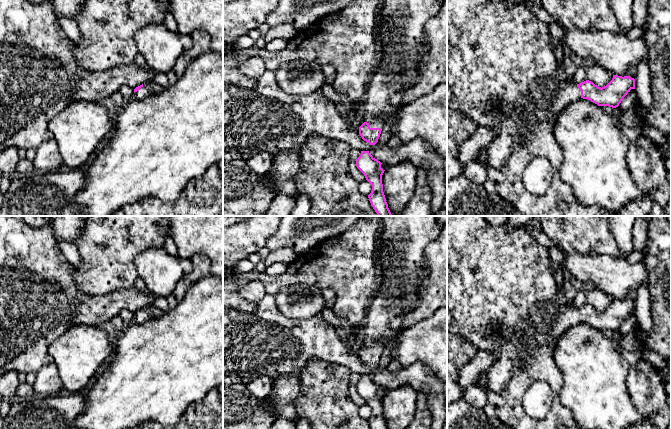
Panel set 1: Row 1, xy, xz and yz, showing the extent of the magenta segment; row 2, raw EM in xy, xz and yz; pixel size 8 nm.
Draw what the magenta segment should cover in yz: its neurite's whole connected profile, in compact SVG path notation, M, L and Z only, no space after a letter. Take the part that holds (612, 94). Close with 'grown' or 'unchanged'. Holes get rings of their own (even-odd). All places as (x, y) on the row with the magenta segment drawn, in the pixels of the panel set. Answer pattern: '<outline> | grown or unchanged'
M613 75L612 80L602 88L589 80L576 84L566 76L558 77L537 92L533 108L537 111L549 100L547 112L557 116L568 104L580 98L598 106L616 108L631 89L635 89L635 79L629 76Z | grown

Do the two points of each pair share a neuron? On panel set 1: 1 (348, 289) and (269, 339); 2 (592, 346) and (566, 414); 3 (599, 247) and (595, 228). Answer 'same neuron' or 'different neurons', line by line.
1: same neuron
2: different neurons
3: same neuron

